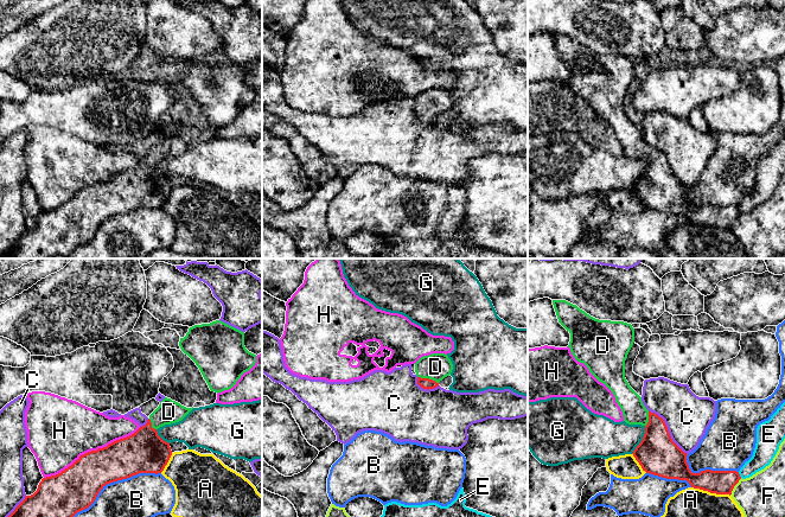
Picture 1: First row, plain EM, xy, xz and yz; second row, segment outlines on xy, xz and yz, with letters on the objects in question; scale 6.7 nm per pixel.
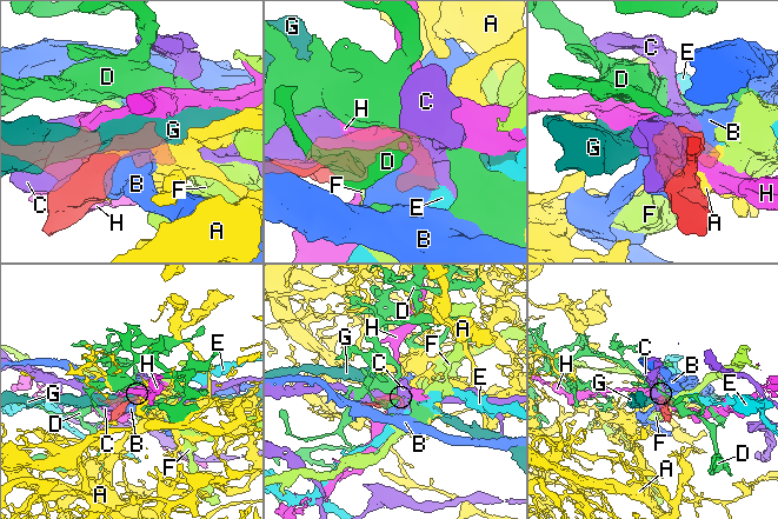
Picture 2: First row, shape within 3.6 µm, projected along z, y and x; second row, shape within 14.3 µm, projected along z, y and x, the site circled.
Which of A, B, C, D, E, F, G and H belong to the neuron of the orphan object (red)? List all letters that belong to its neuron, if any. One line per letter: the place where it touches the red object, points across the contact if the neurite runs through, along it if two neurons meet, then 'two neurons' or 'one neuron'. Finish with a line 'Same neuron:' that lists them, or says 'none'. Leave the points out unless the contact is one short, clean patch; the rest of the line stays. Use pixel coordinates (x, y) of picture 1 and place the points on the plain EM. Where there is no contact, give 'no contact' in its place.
A: contact yz (710, 227); two neurons
B: contact xy (112, 216); two neurons
C: contact yz (668, 165); two neurons
D: contact xz (428, 113); way xz (426, 117), (428, 113), (429, 107), (435, 101); one neuron
E: contact yz (739, 209); two neurons
F: contact yz (734, 219); two neurons
G: contact yz (642, 174); two neurons
H: contact xy (91, 185); two neurons
Same neuron: D

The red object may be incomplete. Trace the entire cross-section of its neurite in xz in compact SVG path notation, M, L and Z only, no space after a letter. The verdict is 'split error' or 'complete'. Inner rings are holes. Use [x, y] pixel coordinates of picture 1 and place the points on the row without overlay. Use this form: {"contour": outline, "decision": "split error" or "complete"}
{"contour": "M445 88L423 90L415 97L417 119L427 125L439 121L439 116L449 110L452 104L453 98Z", "decision": "split error"}

